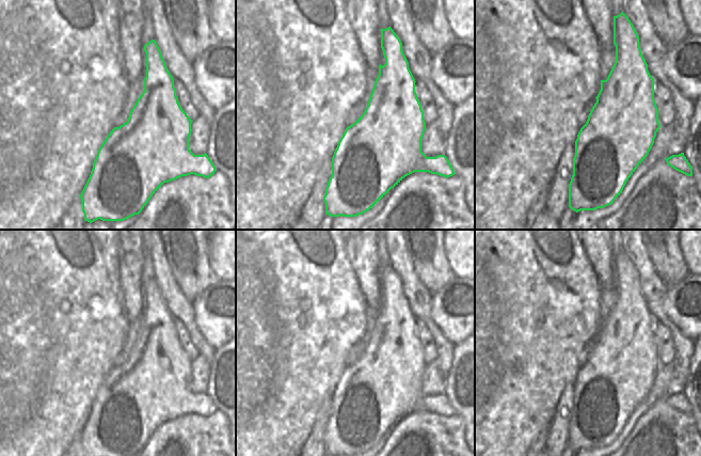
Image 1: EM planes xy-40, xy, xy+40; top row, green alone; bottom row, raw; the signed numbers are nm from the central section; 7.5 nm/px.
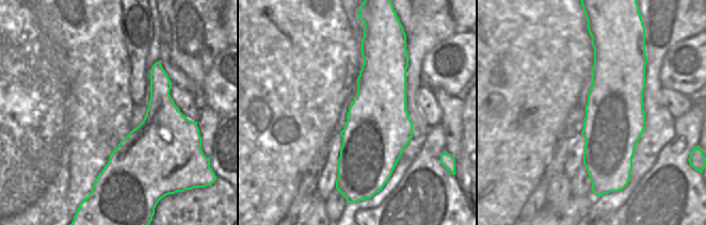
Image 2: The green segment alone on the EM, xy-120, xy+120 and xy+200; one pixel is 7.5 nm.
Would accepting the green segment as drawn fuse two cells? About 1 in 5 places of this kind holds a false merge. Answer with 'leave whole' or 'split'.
leave whole

